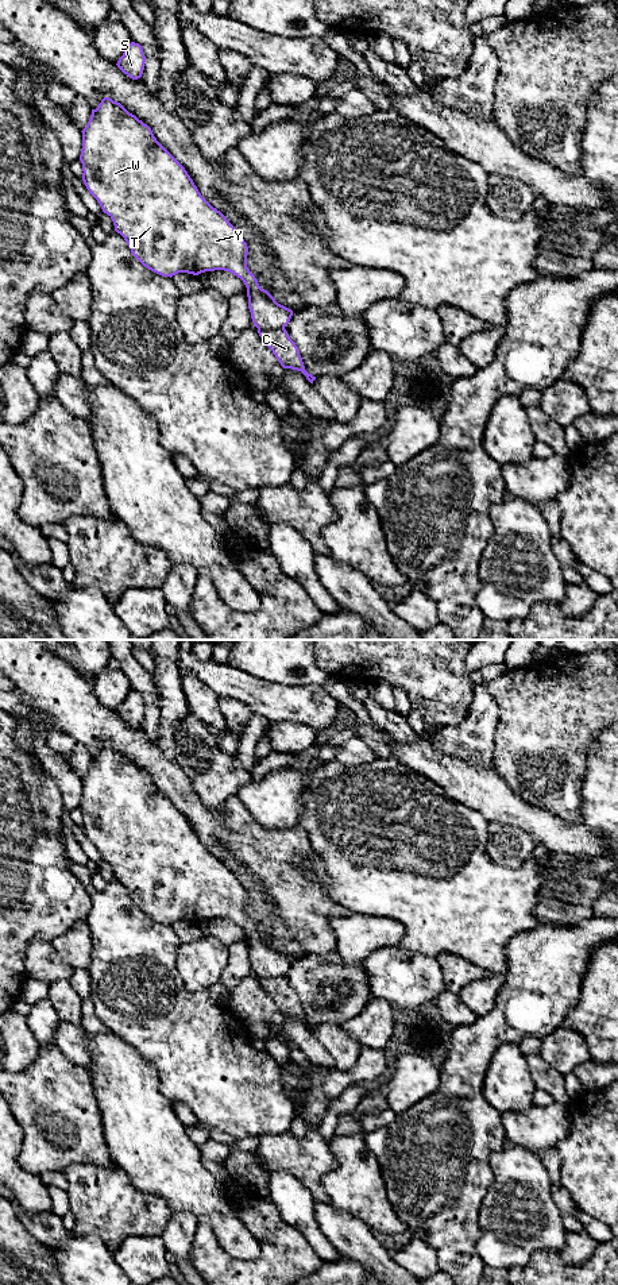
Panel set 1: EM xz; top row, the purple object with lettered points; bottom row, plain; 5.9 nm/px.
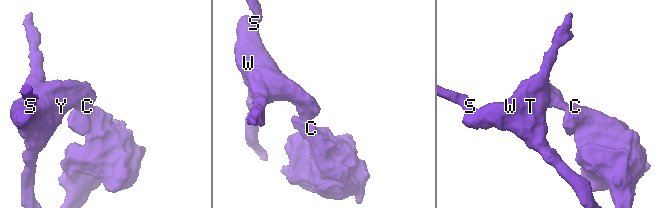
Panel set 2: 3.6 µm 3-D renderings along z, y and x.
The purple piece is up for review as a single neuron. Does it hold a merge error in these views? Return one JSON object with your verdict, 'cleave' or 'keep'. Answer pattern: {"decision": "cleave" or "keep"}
{"decision": "cleave"}

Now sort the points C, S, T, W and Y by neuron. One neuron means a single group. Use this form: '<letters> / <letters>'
C / S T W Y

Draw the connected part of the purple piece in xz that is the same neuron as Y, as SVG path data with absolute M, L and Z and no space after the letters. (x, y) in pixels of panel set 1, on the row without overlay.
M104 745L82 780L82 829L89 841L97 848L131 896L132 903L148 918L173 925L178 921L198 923L205 919L224 918L240 926L247 935L248 957L254 975L259 977L285 976L293 958L278 952L275 946L258 931L247 915L248 895L239 879L227 865L213 856L198 840L185 815L157 788L151 776L130 761L120 750Z

